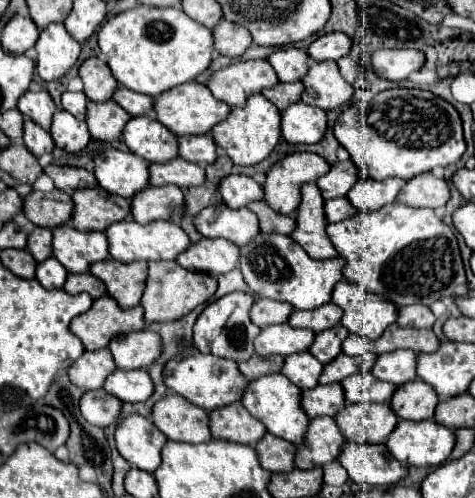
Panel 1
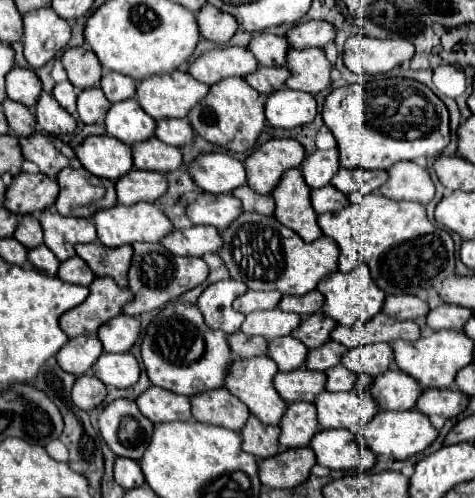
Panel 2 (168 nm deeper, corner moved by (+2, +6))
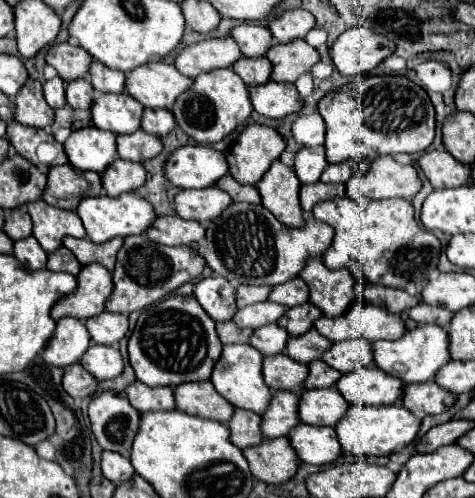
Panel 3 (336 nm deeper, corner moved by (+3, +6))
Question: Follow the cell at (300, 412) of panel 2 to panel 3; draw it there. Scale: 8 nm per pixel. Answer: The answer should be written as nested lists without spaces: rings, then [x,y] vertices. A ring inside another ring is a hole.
[[[272,392],[268,410],[262,414],[262,436],[278,438],[288,436],[288,432],[300,422],[298,418],[298,396],[294,392]]]

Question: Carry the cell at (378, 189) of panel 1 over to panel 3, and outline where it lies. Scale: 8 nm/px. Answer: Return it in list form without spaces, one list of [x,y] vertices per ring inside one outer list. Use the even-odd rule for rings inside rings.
[[[346,160],[344,164],[328,164],[328,168],[322,172],[322,182],[342,182],[346,184],[356,172],[362,170],[362,164],[356,160]]]

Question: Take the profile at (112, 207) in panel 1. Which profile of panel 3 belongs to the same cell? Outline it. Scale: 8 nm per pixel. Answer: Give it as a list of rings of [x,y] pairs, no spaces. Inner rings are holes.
[[[64,164],[50,168],[42,200],[62,210],[76,210],[82,198],[100,194],[102,194],[100,174],[76,170],[70,164]]]

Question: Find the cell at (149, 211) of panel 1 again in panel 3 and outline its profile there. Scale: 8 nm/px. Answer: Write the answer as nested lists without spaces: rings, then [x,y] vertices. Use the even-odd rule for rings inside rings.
[[[116,158],[102,174],[102,186],[108,196],[120,196],[124,192],[132,192],[146,180],[146,170],[138,162],[128,162]]]

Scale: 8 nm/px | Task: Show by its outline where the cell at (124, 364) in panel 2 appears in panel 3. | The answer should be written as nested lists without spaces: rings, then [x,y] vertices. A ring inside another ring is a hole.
[[[92,344],[88,352],[80,358],[80,364],[96,378],[96,380],[106,380],[106,378],[116,378],[124,370],[122,356],[118,348],[114,346],[102,346],[102,344]]]

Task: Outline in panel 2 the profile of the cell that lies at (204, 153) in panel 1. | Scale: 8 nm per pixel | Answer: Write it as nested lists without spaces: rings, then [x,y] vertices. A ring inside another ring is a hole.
[[[165,118],[165,120],[157,120],[157,128],[155,128],[155,136],[169,144],[169,146],[185,146],[193,142],[193,126],[187,120],[179,120],[179,118]]]

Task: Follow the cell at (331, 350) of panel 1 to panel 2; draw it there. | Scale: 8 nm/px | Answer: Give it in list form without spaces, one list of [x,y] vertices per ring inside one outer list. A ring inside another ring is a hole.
[[[317,312],[309,318],[305,318],[301,322],[301,326],[293,332],[293,336],[297,340],[301,340],[309,350],[321,348],[325,342],[329,342],[333,328],[337,326],[337,322],[329,316],[325,316],[323,312]]]

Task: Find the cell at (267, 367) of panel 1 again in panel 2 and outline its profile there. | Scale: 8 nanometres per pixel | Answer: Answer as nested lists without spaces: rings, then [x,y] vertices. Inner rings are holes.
[[[237,332],[235,336],[229,336],[227,342],[235,360],[247,360],[253,356],[267,354],[267,340],[261,336],[247,338],[243,332]]]

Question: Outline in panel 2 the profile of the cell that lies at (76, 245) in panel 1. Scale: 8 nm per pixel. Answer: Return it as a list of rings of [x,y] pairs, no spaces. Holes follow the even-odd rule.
[[[55,210],[41,212],[41,226],[45,246],[63,262],[75,256],[77,244],[91,244],[97,240],[95,224],[87,218],[61,216]]]

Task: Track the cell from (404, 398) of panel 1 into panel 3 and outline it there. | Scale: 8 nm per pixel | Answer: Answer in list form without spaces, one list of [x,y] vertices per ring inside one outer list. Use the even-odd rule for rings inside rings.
[[[374,364],[352,370],[348,374],[342,374],[336,382],[336,390],[350,402],[350,404],[394,404],[402,398],[404,384]]]

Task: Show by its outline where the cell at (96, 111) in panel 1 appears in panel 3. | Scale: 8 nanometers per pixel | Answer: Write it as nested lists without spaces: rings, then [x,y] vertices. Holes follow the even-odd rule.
[[[78,78],[66,84],[66,100],[72,108],[88,110],[94,100],[94,88],[86,78]]]

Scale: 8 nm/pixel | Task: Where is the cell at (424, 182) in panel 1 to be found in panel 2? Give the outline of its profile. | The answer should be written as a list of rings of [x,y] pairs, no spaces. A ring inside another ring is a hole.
[[[399,162],[389,170],[389,180],[381,186],[381,194],[391,200],[429,204],[435,196],[435,186],[427,168],[415,162]]]

